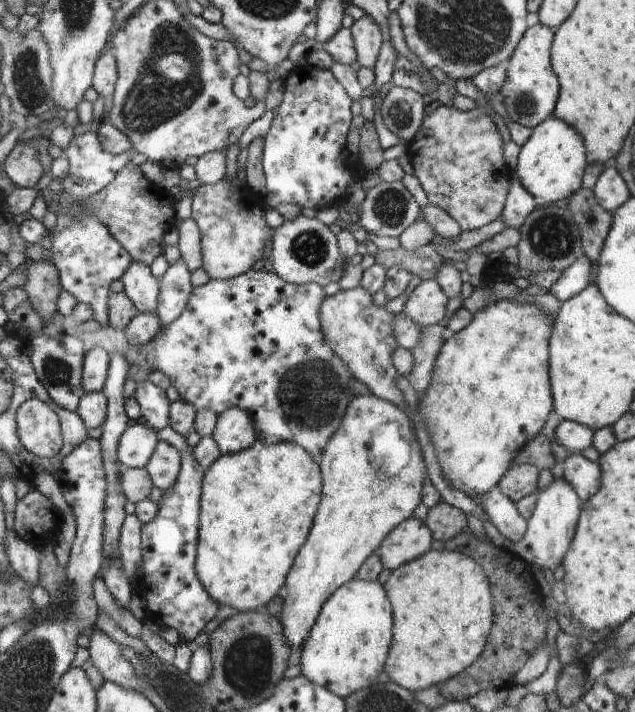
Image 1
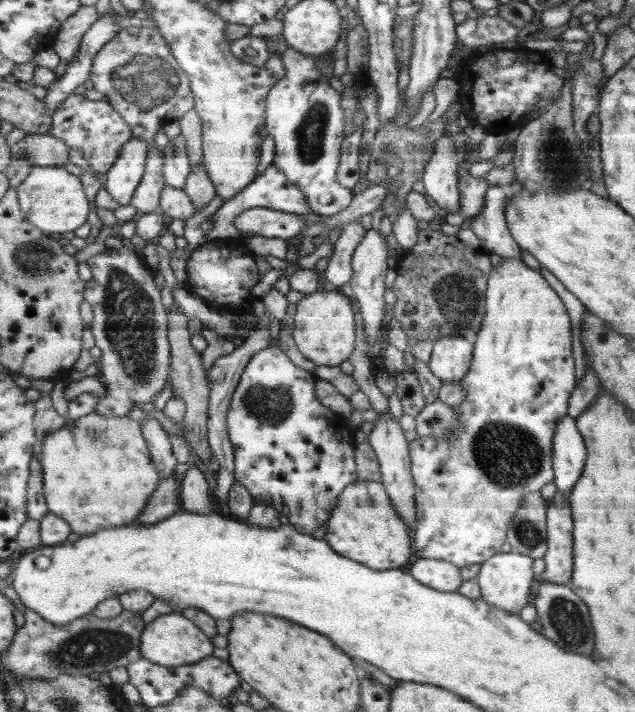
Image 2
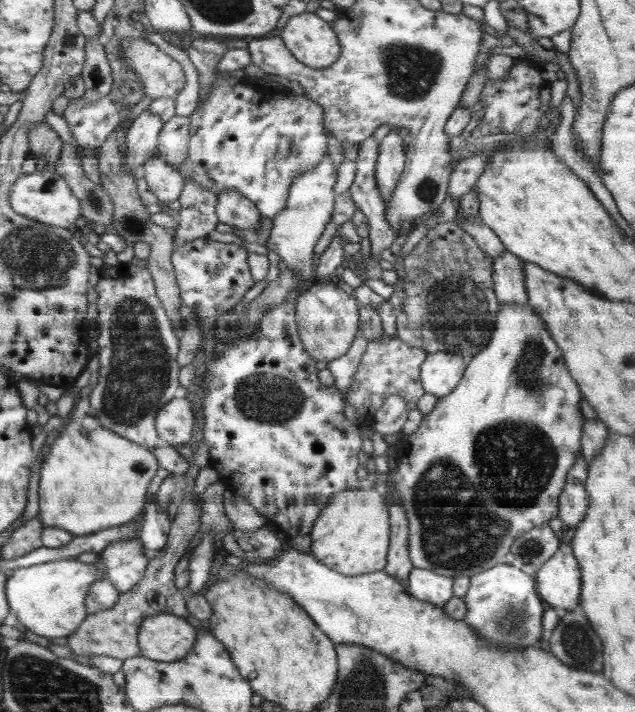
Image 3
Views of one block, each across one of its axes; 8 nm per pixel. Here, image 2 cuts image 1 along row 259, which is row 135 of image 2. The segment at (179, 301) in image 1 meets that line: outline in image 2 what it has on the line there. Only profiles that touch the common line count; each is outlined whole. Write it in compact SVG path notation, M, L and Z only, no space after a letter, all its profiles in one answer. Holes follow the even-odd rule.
M182 134L170 138L162 149L165 154L165 182L167 186L183 190L191 170L188 150L186 150L186 138Z

